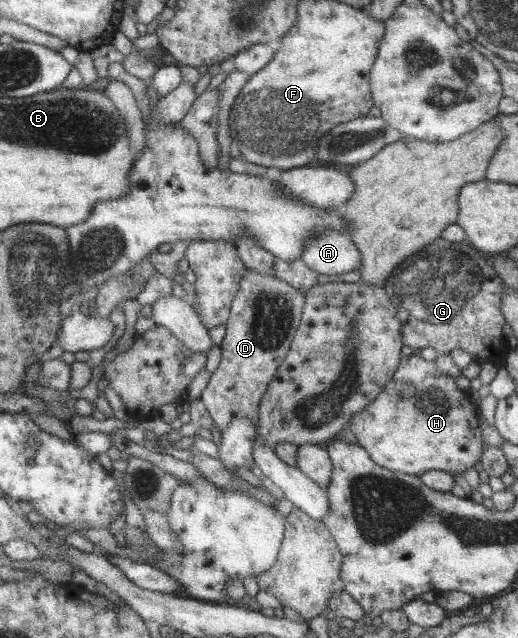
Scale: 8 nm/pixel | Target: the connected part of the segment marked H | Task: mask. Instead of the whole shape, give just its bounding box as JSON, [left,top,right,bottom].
[349,354,483,476]

